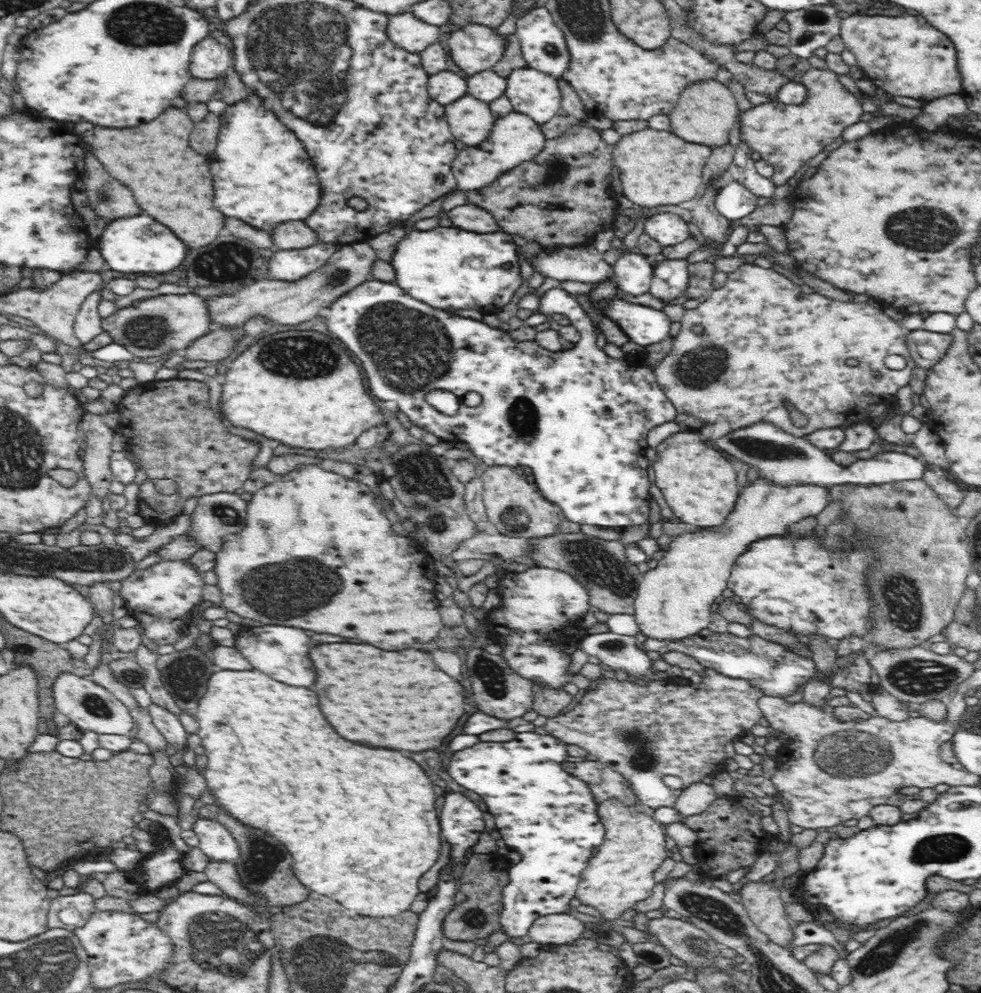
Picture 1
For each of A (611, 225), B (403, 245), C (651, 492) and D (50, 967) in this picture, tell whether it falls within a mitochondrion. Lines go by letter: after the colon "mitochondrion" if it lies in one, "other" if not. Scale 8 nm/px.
A: other
B: other
C: other
D: mitochondrion

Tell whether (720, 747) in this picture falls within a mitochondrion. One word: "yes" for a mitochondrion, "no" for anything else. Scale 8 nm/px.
no

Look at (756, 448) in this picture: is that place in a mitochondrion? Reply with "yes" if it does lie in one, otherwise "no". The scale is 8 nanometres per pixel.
yes

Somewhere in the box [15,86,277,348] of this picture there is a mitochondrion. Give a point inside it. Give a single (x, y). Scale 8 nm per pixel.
(228, 254)

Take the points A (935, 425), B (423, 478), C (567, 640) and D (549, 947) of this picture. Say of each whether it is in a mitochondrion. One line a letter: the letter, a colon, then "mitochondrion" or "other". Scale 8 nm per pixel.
A: other
B: mitochondrion
C: other
D: other

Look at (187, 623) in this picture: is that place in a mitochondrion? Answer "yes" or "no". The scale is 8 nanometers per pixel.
no

